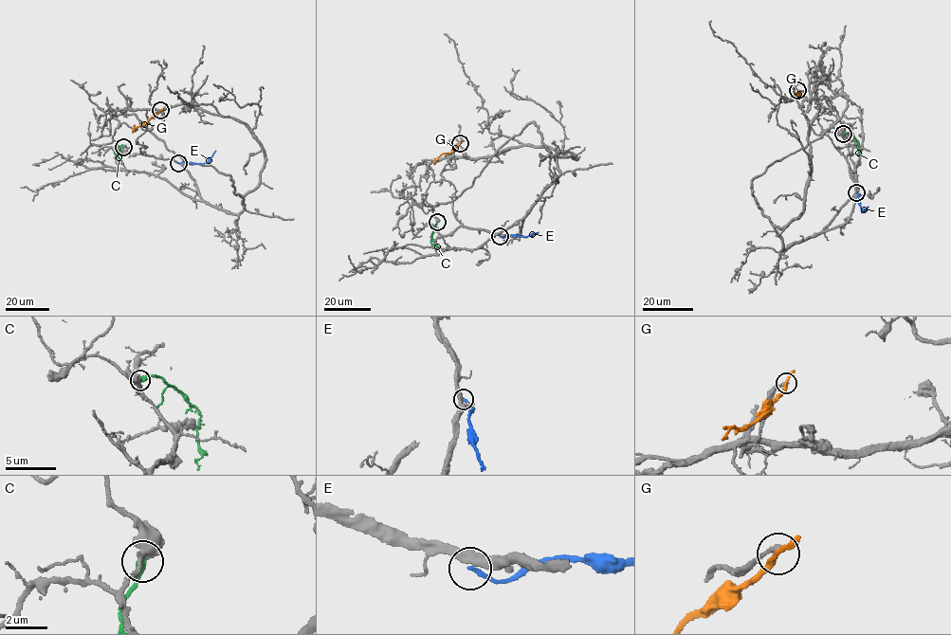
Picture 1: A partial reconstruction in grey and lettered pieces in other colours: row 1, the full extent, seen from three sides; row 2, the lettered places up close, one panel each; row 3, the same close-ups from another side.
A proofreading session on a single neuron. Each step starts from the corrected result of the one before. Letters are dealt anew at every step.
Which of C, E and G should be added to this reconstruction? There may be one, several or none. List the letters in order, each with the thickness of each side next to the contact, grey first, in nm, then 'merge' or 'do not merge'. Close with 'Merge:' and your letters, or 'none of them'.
C: 480 nm thick on the grey side, 360 nm on the other; do not merge
E: 380 nm thick on the grey side, 200 nm on the other; do not merge
G: 200 nm thick on the grey side, 220 nm on the other; do not merge
Merge: none of them

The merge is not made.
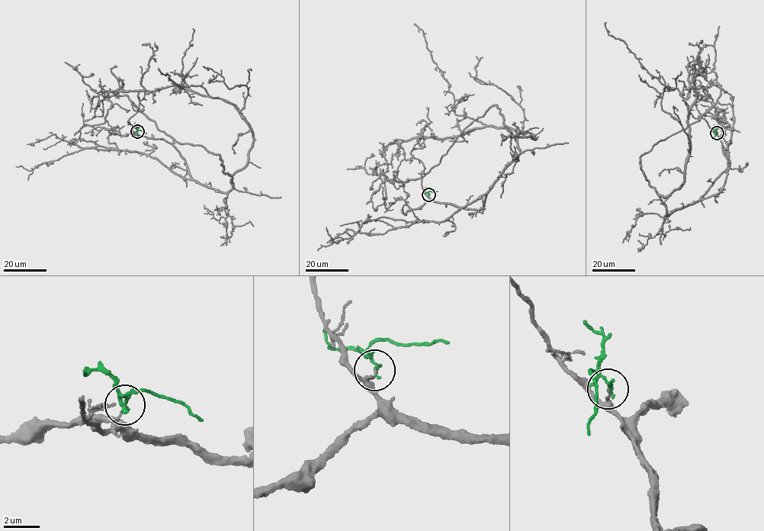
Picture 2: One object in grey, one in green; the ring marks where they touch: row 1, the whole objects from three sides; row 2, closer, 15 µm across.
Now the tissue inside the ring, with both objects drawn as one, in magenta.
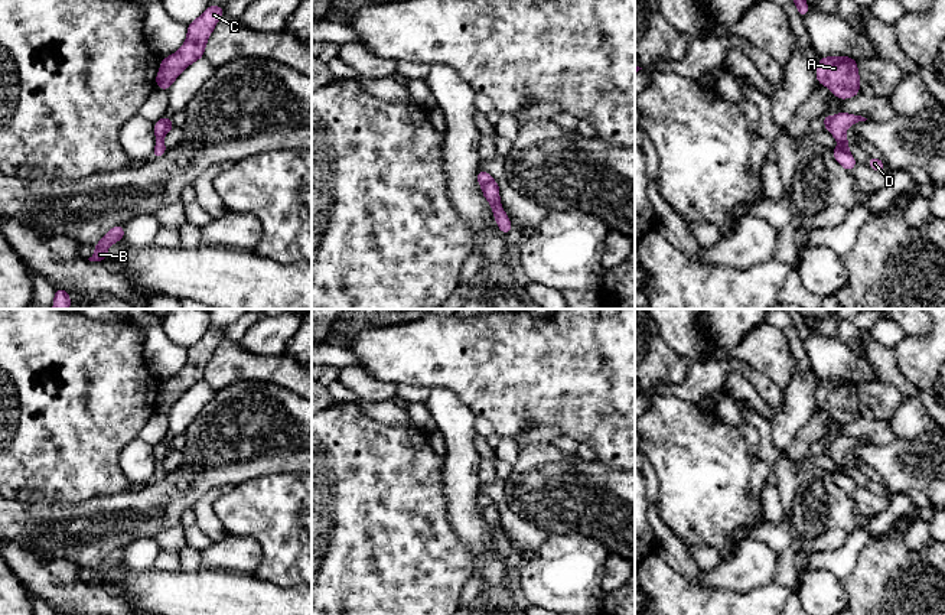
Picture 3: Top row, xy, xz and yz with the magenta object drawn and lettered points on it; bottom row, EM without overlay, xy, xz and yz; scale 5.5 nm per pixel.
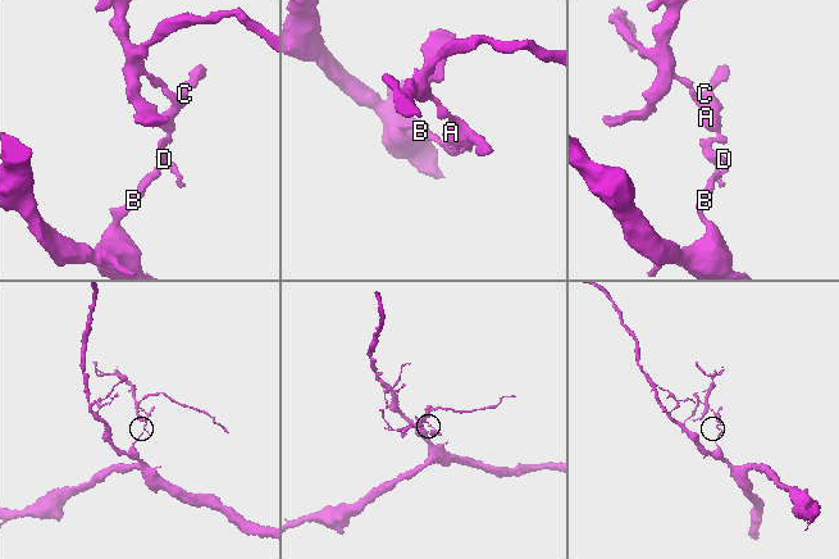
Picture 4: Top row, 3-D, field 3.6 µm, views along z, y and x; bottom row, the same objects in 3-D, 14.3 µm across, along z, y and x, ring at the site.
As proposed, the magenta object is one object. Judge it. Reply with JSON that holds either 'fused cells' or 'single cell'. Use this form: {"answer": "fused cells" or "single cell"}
{"answer": "fused cells"}

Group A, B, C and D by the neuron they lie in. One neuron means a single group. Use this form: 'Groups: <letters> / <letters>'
Groups: A C D / B

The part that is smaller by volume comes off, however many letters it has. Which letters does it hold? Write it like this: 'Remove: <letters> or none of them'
Remove: A, C, D

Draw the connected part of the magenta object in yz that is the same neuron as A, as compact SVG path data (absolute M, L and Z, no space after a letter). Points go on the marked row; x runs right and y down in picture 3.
M848 56L821 58L817 66L817 81L841 100L856 97L860 92L857 61Z

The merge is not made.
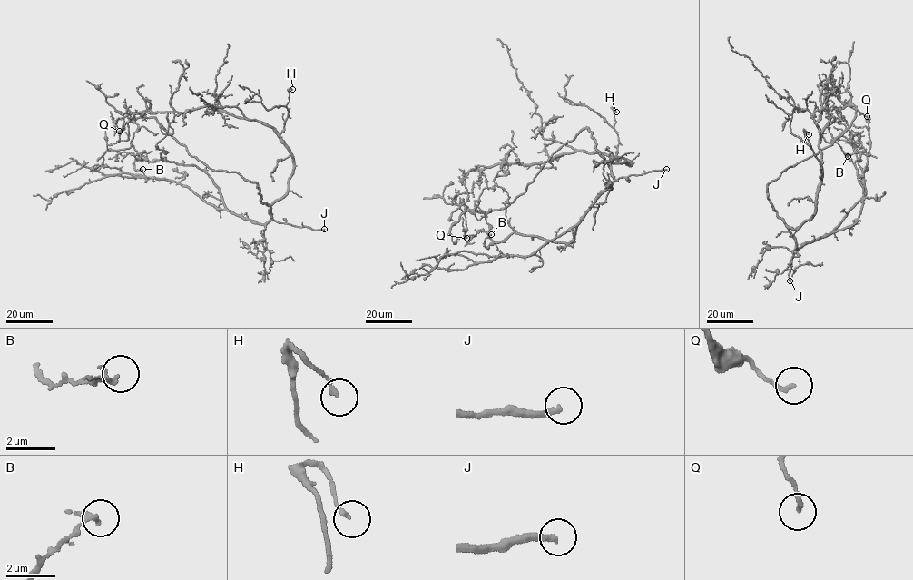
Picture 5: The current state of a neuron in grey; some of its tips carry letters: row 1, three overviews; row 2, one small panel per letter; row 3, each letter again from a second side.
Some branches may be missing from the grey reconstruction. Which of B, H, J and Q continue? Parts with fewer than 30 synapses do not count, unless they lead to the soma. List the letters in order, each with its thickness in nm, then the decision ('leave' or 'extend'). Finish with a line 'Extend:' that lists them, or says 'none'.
B: calibre 130 nm; leave
H: calibre 160 nm; leave
J: calibre 240 nm; extend
Q: calibre 170 nm; leave
Extend: J

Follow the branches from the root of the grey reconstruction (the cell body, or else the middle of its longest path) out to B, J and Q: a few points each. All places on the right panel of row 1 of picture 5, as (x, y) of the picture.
B: (792, 228), (789, 231), (799, 248), (856, 222), (863, 199), (854, 162), (862, 151), (848, 156)
J: (792, 228), (789, 231), (796, 247), (790, 280)
Q: (792, 228), (778, 215), (767, 184), (848, 130), (856, 111), (849, 92), (840, 93), (839, 101), (867, 116)

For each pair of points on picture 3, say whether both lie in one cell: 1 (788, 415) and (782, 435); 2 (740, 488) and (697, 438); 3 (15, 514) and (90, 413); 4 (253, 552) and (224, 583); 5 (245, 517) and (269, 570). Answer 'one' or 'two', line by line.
1: one
2: one
3: two
4: two
5: one

